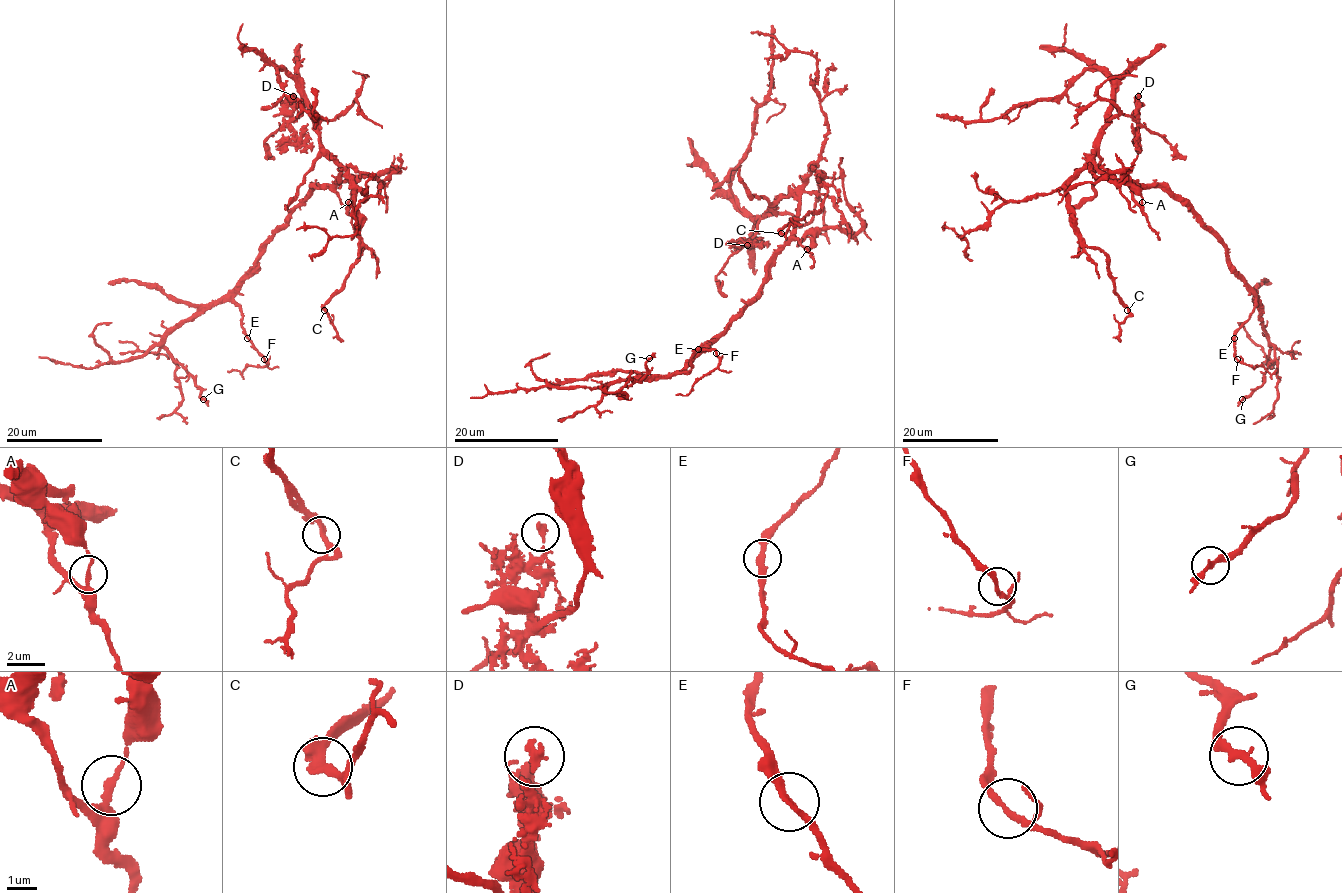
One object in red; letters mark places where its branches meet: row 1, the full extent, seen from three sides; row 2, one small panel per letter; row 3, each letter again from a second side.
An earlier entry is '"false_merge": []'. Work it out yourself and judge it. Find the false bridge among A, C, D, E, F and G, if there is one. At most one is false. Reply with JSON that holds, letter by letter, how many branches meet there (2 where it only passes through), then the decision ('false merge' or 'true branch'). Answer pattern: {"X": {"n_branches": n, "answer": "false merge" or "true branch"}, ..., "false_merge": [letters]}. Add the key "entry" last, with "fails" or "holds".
{"A": {"n_branches": 2, "answer": "false merge"}, "C": {"n_branches": 2, "answer": "true branch"}, "D": {"n_branches": 2, "answer": "true branch"}, "E": {"n_branches": 2, "answer": "true branch"}, "F": {"n_branches": 2, "answer": "true branch"}, "G": {"n_branches": 2, "answer": "true branch"}, "false_merge": ["A"], "entry": "fails"}

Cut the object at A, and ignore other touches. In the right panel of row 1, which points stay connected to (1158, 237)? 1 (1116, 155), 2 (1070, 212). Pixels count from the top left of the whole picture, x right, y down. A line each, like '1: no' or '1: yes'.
1: no
2: yes

